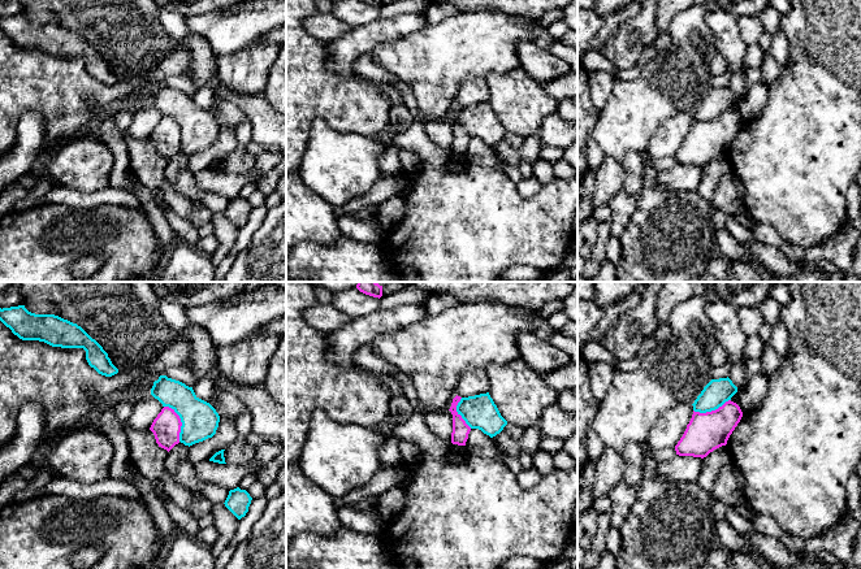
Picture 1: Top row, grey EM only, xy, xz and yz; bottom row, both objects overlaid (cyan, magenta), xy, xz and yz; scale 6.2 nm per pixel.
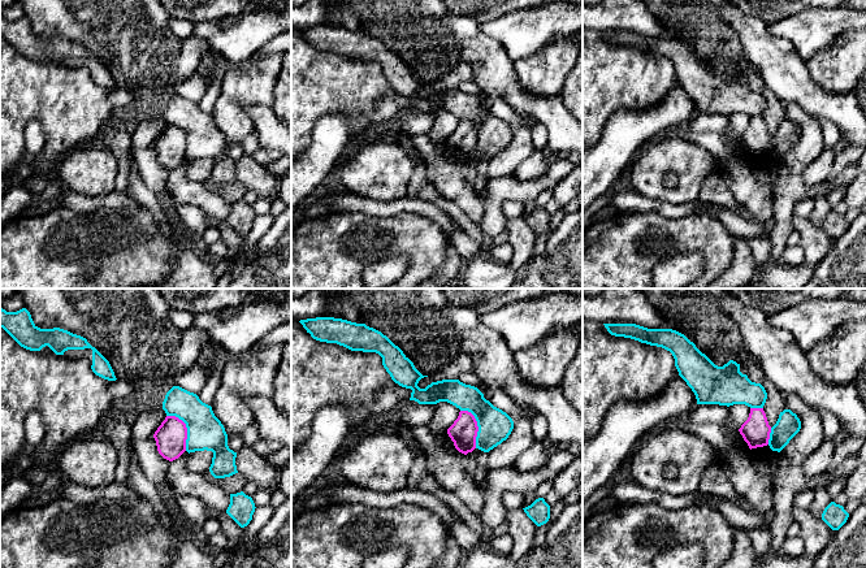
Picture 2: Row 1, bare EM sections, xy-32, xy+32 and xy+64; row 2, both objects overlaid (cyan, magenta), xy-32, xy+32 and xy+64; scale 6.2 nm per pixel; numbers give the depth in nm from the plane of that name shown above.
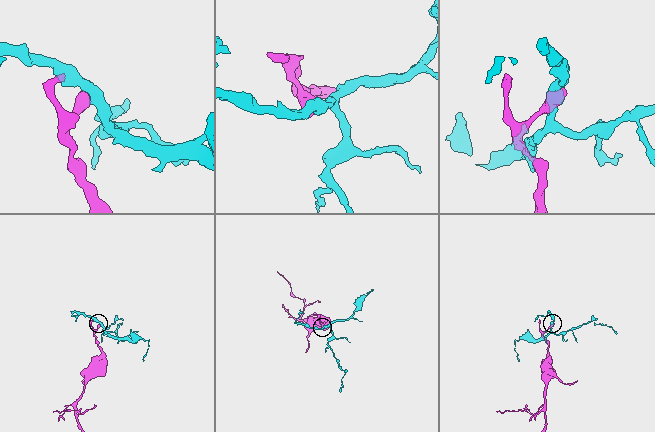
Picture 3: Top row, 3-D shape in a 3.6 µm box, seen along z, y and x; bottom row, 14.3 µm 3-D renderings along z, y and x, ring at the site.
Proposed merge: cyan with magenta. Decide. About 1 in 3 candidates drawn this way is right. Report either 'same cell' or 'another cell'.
another cell

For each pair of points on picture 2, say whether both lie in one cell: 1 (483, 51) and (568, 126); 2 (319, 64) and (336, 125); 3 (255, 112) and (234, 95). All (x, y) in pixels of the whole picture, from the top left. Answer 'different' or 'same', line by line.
1: same
2: different
3: different

